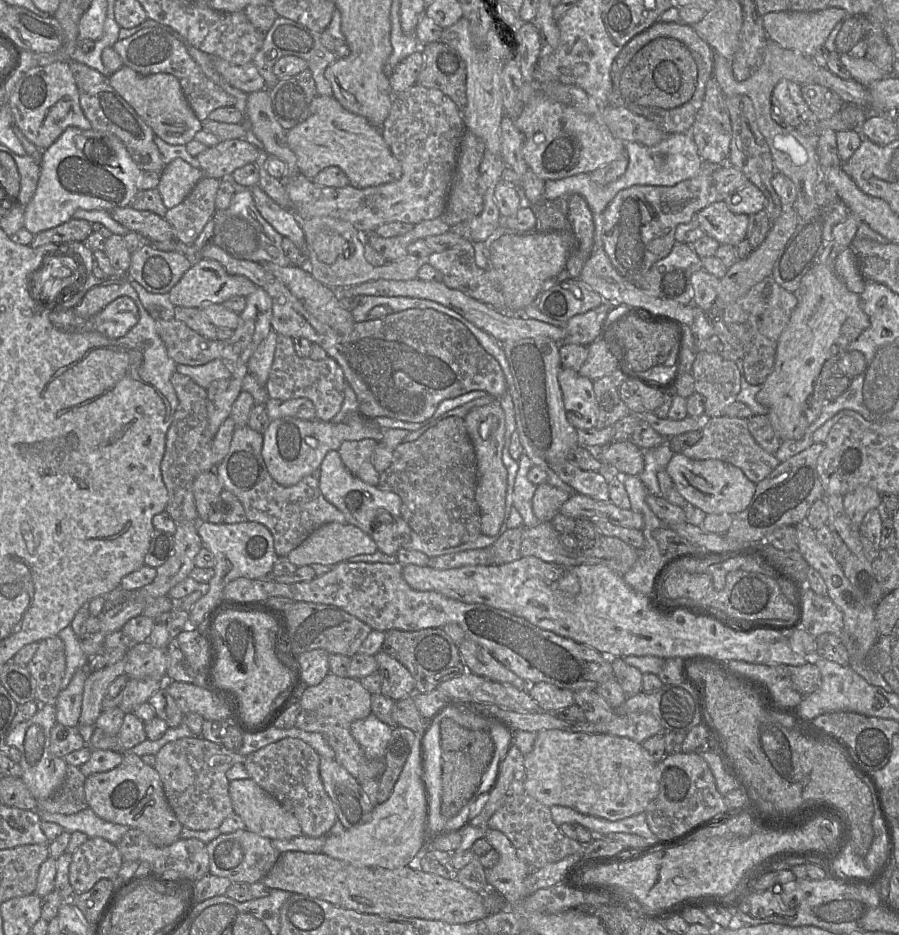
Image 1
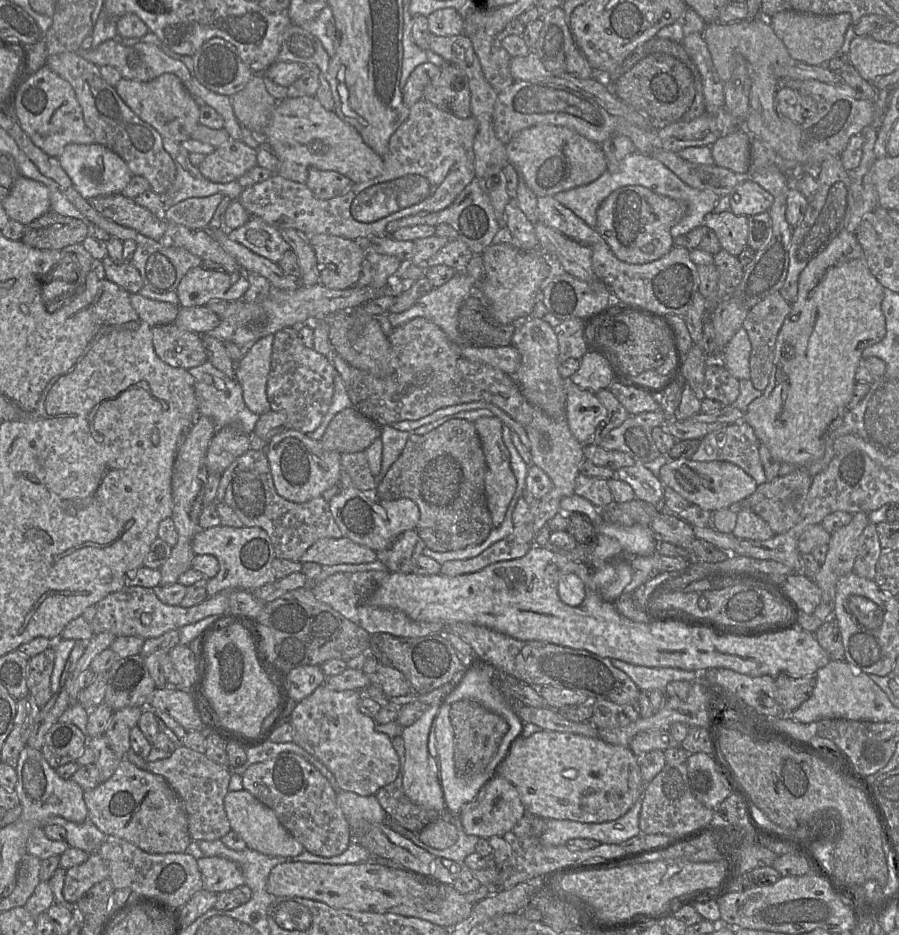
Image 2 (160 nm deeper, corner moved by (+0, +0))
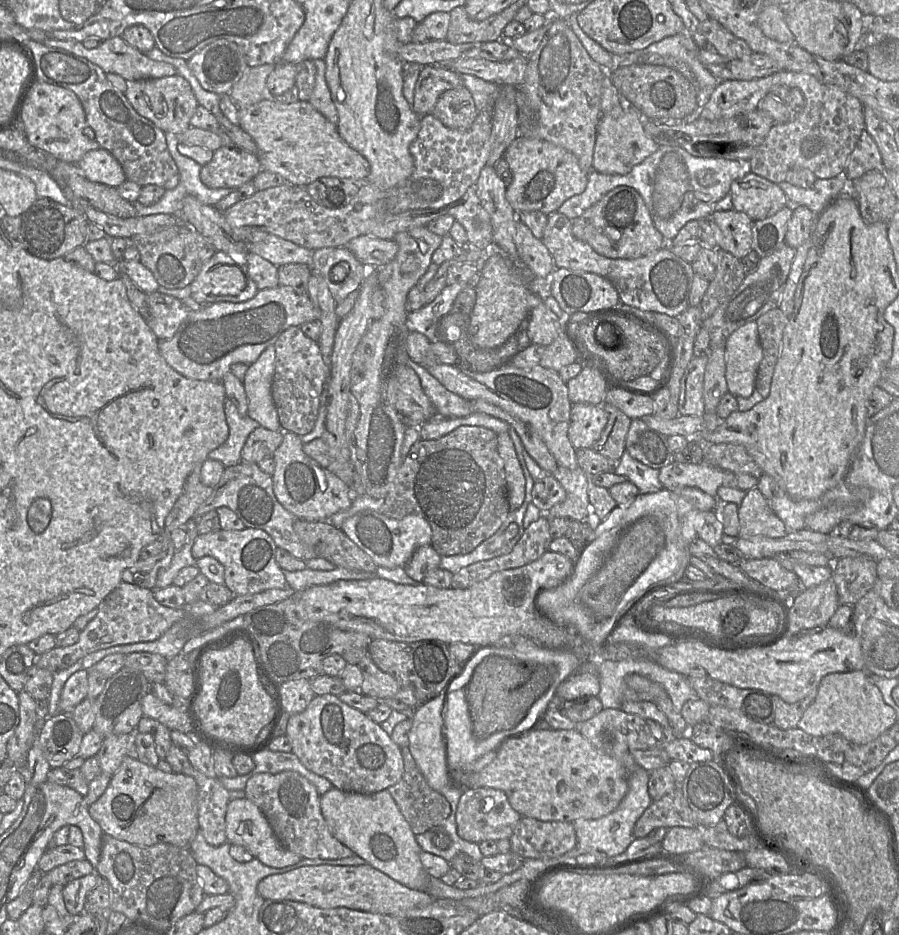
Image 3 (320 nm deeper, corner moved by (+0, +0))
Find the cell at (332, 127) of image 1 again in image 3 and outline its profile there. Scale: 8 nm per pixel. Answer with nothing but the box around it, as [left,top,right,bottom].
[238,97,370,187]

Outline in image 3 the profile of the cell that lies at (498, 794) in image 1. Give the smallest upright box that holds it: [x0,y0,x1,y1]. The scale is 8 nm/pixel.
[456,788,521,843]

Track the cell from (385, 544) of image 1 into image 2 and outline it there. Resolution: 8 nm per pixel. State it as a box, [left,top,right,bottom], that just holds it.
[376,530,427,573]

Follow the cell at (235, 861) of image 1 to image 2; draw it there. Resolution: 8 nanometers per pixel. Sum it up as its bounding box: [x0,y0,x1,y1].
[197,856,245,894]

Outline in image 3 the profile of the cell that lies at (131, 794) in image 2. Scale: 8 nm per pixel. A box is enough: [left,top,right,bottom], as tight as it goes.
[88,755,199,849]

